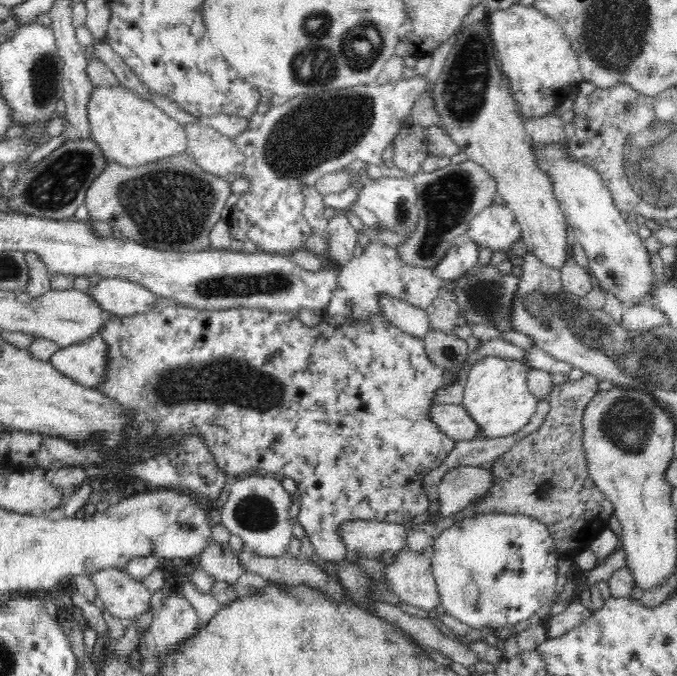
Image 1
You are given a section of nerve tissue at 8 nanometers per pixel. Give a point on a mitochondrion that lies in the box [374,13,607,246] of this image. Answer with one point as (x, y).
(465, 89)

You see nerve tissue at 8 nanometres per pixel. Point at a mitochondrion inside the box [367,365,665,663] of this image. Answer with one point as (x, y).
(627, 422)

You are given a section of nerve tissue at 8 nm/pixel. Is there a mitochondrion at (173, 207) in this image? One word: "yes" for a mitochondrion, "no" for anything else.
yes

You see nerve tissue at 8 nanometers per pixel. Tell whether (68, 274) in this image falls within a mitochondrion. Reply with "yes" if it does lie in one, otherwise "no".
no

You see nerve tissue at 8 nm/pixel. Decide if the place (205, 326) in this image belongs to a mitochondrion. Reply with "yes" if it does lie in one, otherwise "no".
no

